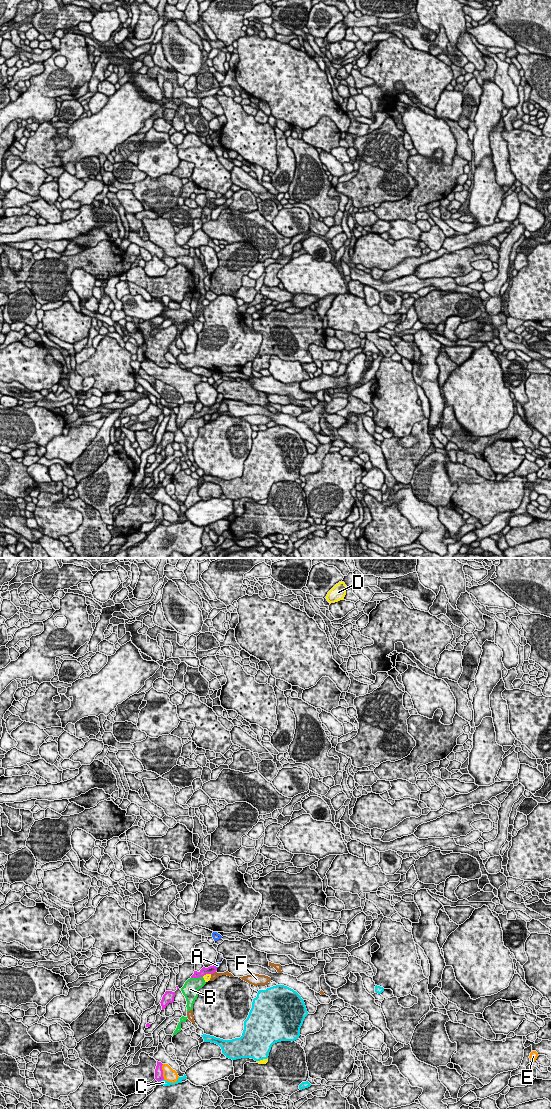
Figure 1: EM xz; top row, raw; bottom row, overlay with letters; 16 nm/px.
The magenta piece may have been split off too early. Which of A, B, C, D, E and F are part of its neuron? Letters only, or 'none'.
A

